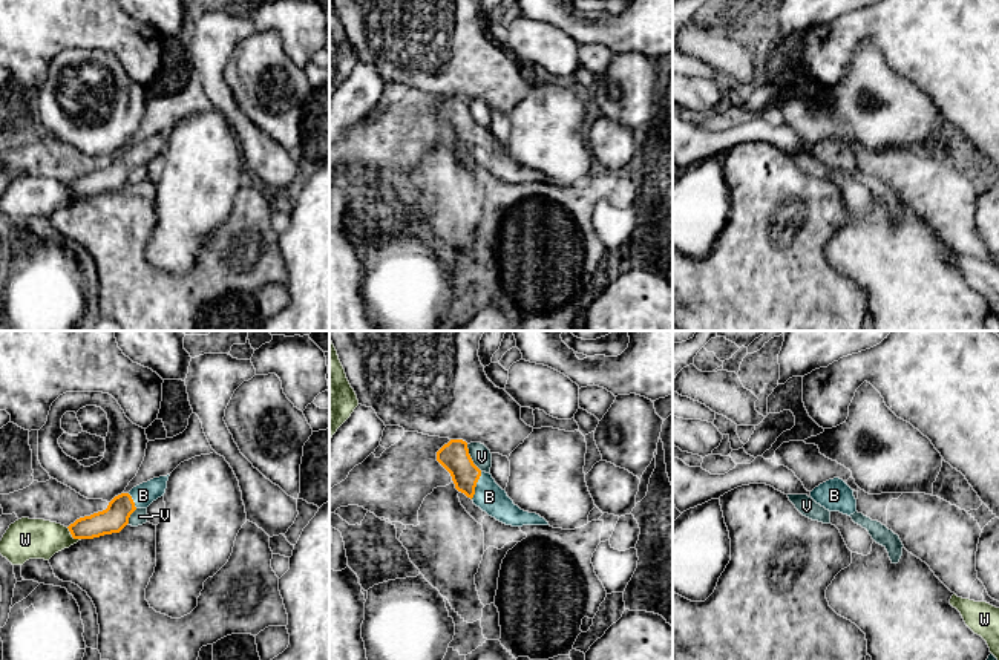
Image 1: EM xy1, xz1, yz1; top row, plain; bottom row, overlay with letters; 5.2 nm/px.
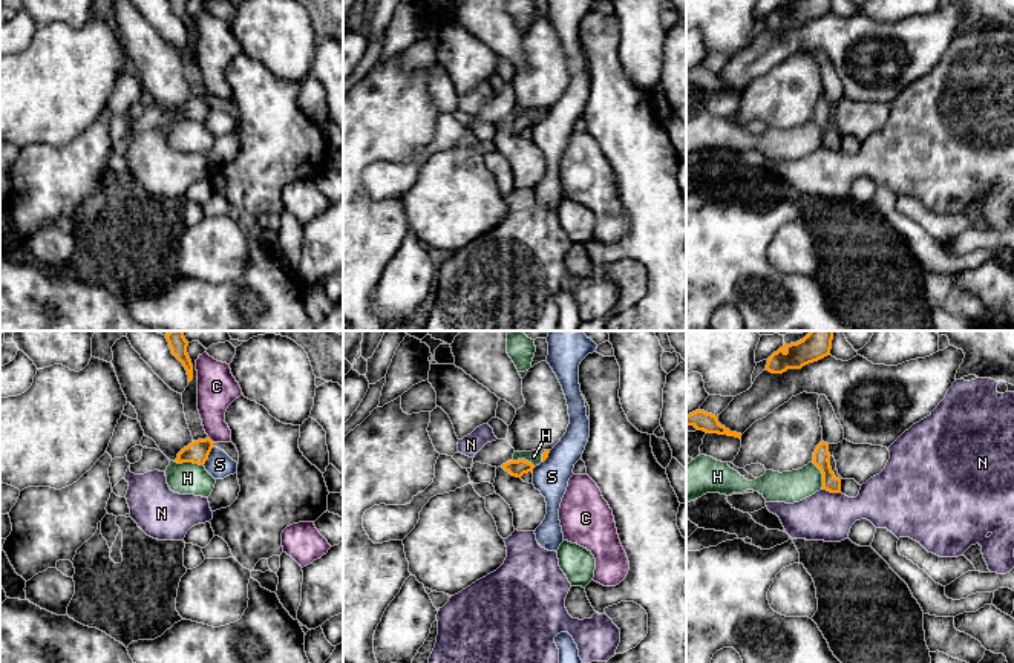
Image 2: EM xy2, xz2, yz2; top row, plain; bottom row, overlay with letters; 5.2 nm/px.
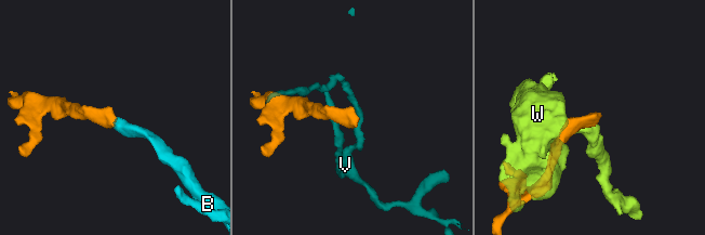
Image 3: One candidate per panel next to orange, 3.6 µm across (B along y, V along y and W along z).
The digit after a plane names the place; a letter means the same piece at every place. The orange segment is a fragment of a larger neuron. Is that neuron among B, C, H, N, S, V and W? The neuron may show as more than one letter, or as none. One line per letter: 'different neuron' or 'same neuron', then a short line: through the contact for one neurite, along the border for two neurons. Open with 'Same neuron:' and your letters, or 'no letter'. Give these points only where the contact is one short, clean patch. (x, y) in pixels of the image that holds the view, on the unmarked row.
Same neuron: B
B: same neuron | xz1 (454, 114), (475, 143), (489, 153)
C: different neuron
H: different neuron
N: different neuron
S: different neuron
V: different neuron | xz1 (466, 101), (471, 117), (481, 127)
W: different neuron

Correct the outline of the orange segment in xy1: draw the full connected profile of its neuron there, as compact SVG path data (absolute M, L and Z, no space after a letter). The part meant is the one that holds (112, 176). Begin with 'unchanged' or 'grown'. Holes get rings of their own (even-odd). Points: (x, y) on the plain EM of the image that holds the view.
grown; M169 133L153 135L133 144L129 150L115 153L106 167L77 176L67 185L74 196L93 196L104 191L120 190L136 165L147 165L153 158L164 153Z

